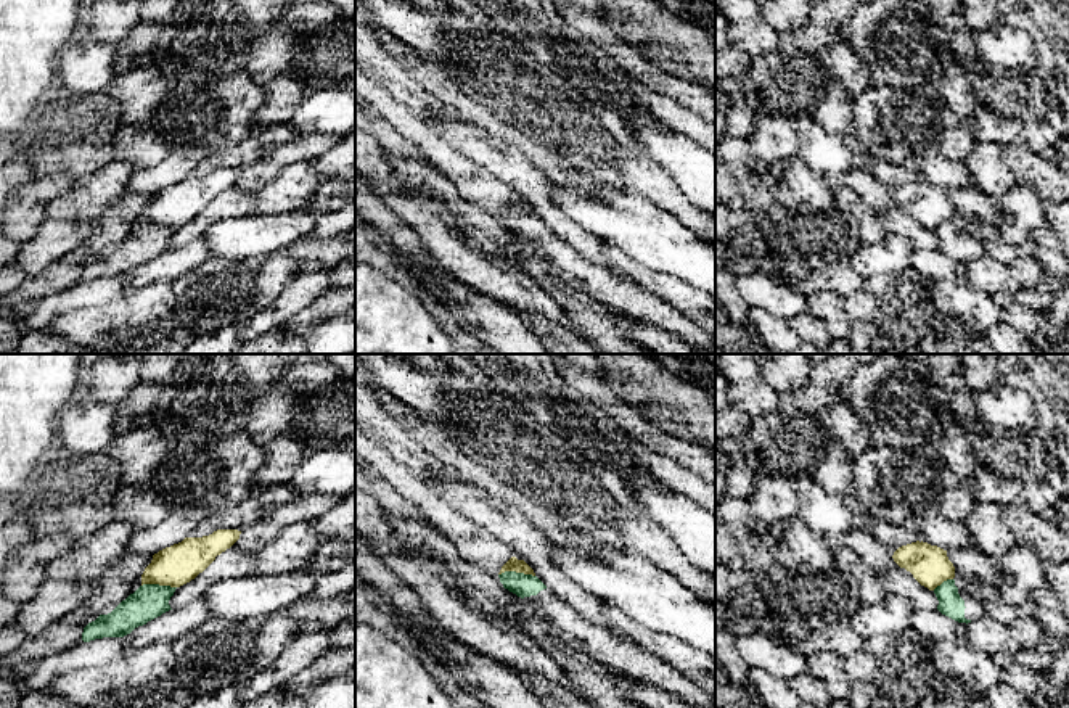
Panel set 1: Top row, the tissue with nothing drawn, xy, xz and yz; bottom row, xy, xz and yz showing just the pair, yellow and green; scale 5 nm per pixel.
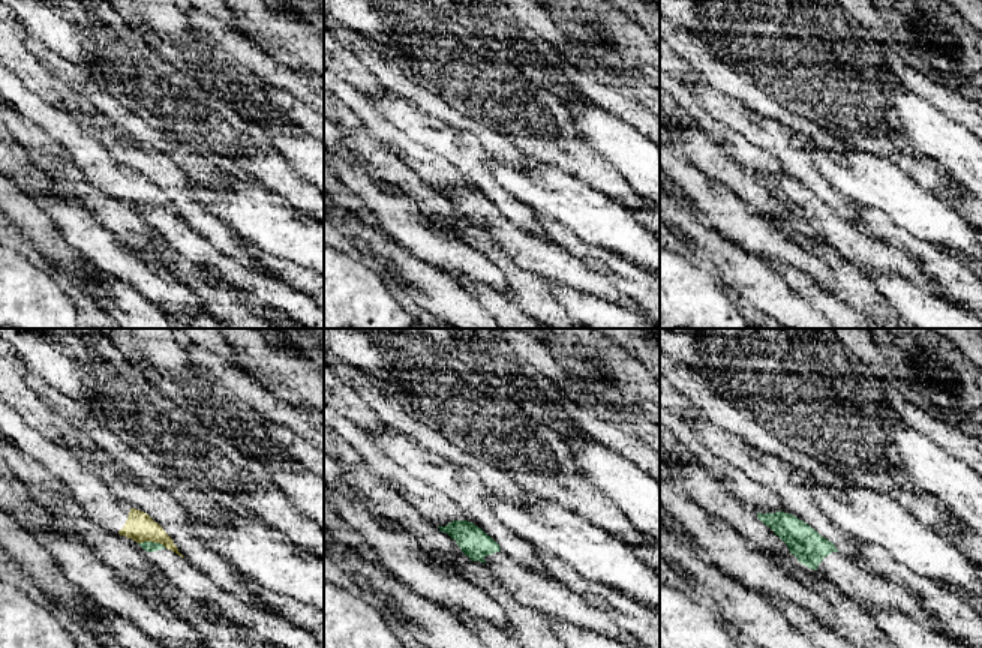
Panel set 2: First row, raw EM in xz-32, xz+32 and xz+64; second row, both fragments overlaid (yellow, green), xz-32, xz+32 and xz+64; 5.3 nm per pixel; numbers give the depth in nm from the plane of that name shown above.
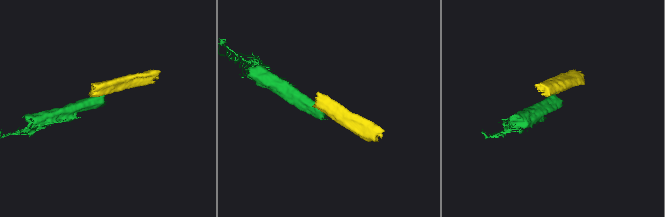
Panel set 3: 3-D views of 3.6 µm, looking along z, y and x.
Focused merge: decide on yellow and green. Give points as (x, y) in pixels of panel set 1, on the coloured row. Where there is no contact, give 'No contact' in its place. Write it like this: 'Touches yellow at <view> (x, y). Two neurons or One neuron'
Touches yellow at xz (516, 572). Two neurons

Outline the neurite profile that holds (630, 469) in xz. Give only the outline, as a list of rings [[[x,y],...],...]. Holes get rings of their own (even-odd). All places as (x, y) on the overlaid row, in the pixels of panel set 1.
[[[635,455],[614,462],[614,467],[627,486],[640,486],[653,481],[659,483]]]

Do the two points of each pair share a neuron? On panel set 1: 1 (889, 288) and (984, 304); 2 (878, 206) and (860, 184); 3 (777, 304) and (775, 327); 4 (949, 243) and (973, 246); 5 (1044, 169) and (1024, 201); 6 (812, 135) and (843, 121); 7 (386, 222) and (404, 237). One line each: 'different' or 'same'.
1: same
2: same
3: different
4: same
5: different
6: different
7: same

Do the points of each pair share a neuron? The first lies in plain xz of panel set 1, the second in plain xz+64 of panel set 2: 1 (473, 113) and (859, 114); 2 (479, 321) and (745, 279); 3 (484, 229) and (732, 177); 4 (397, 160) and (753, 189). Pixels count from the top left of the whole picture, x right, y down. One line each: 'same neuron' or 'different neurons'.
1: different neurons
2: same neuron
3: same neuron
4: same neuron

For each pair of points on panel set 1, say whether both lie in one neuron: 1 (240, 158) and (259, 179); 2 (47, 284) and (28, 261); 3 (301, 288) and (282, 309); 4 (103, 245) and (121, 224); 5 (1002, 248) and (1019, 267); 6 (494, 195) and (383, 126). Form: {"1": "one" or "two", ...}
{"1": "two", "2": "two", "3": "one", "4": "one", "5": "two", "6": "two"}

